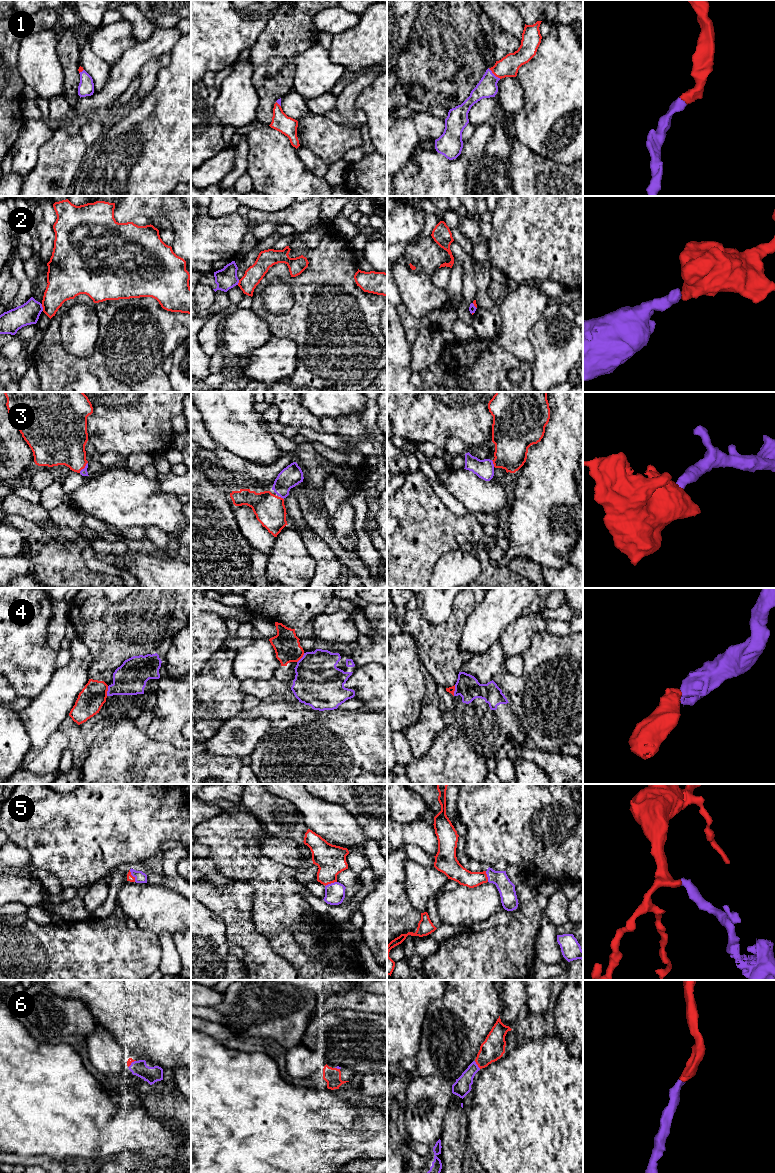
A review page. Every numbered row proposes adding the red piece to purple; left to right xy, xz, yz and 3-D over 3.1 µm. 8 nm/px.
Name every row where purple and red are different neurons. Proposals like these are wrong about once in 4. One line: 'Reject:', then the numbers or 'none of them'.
Reject: 2, 4

